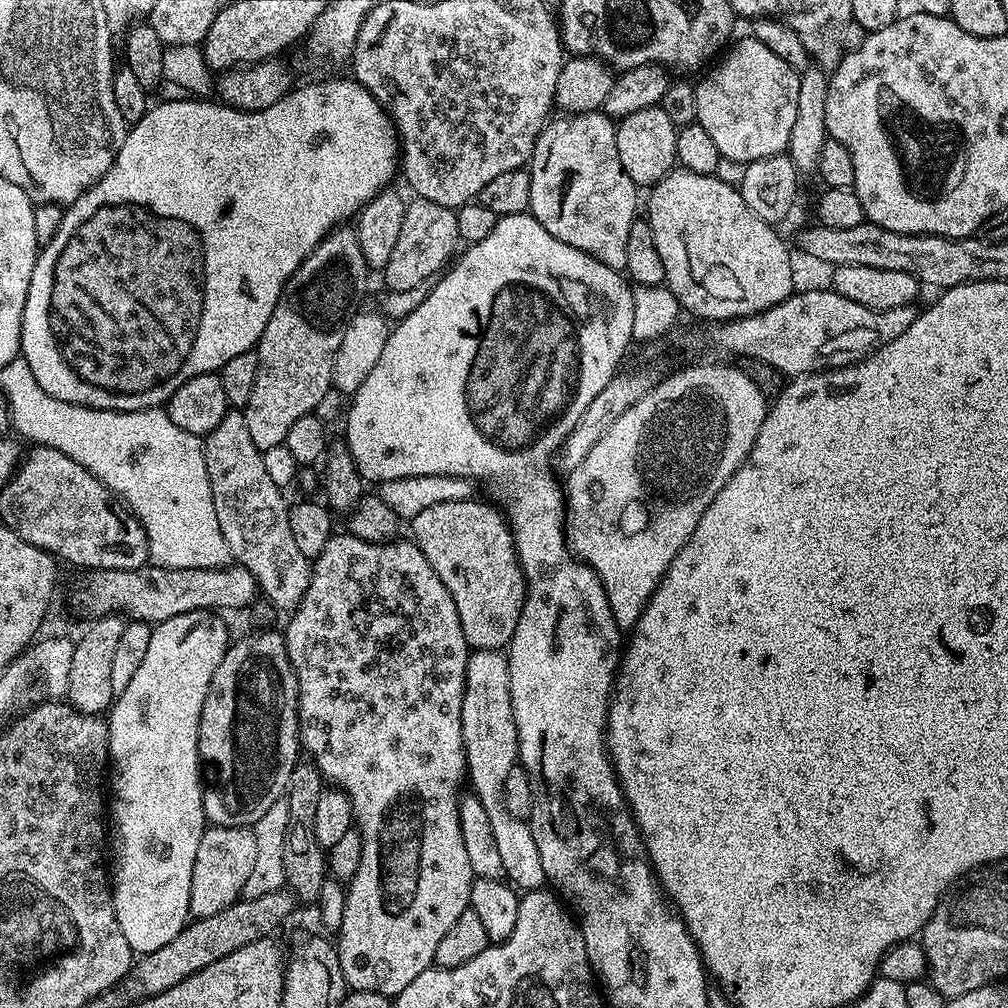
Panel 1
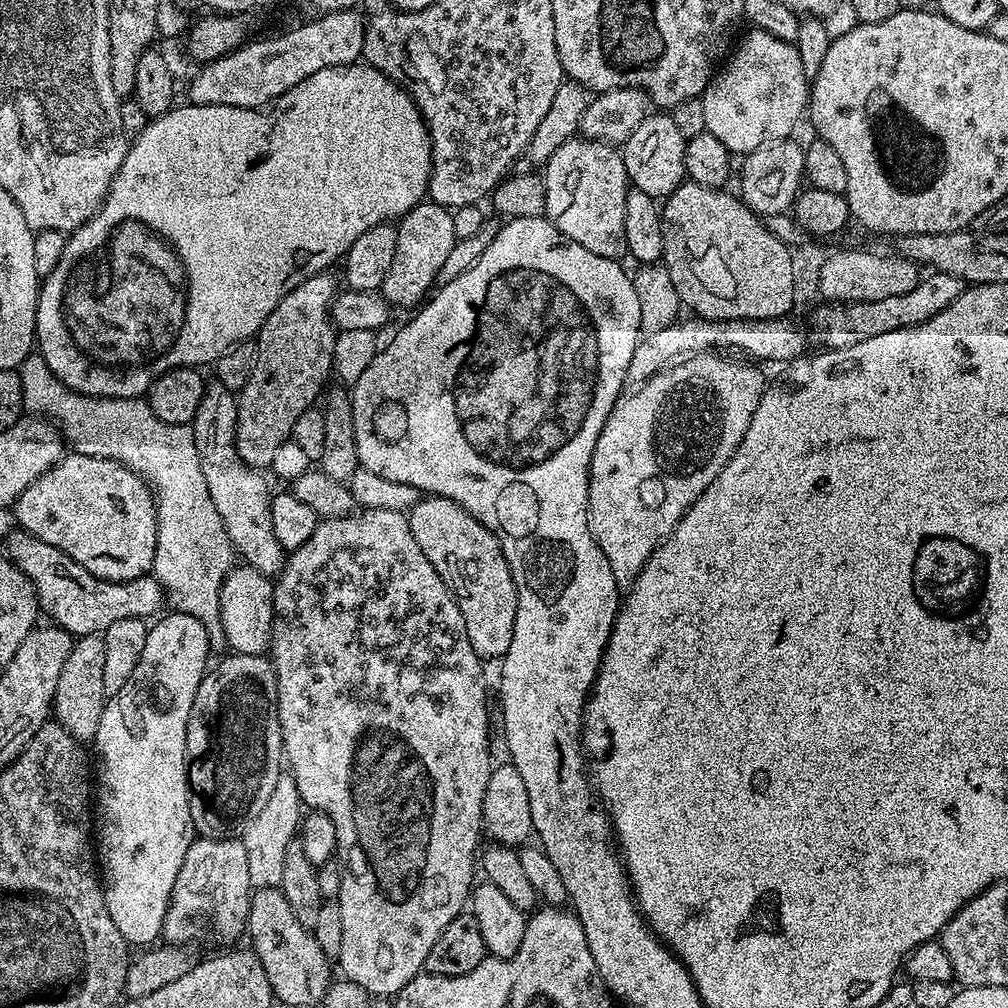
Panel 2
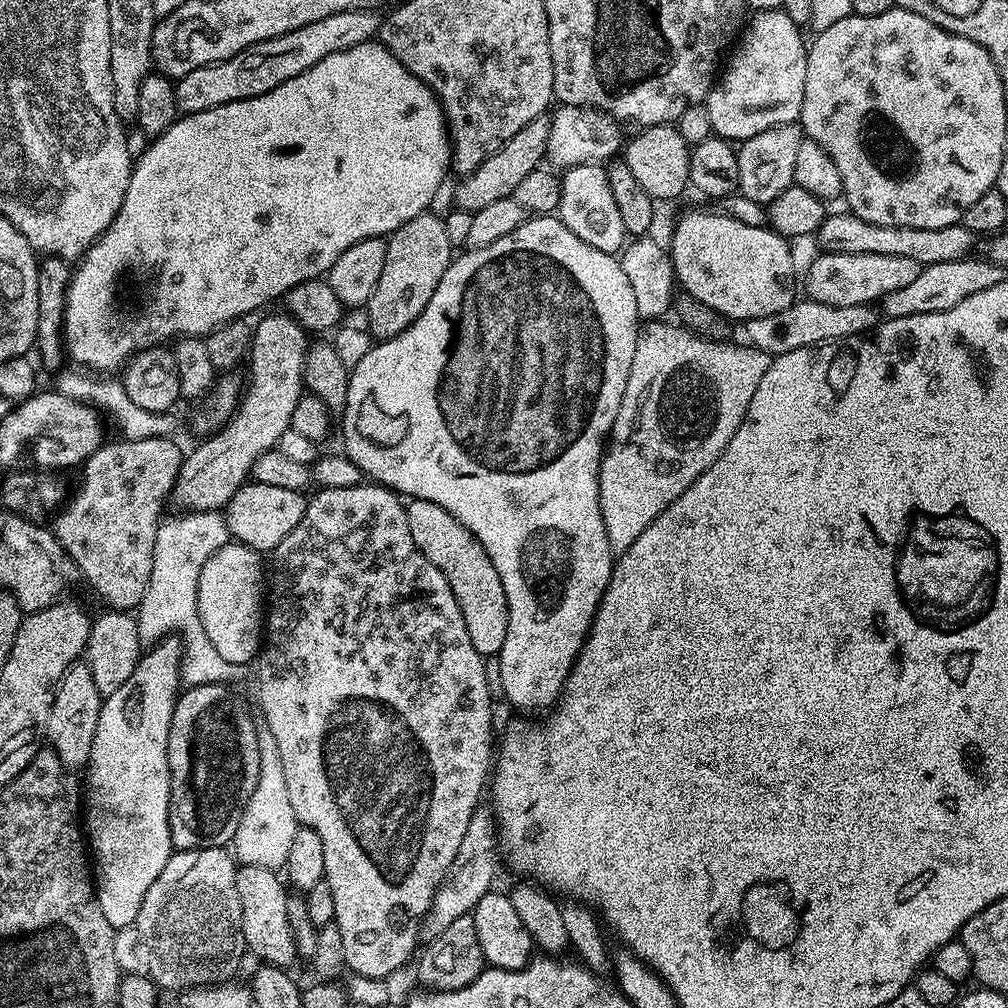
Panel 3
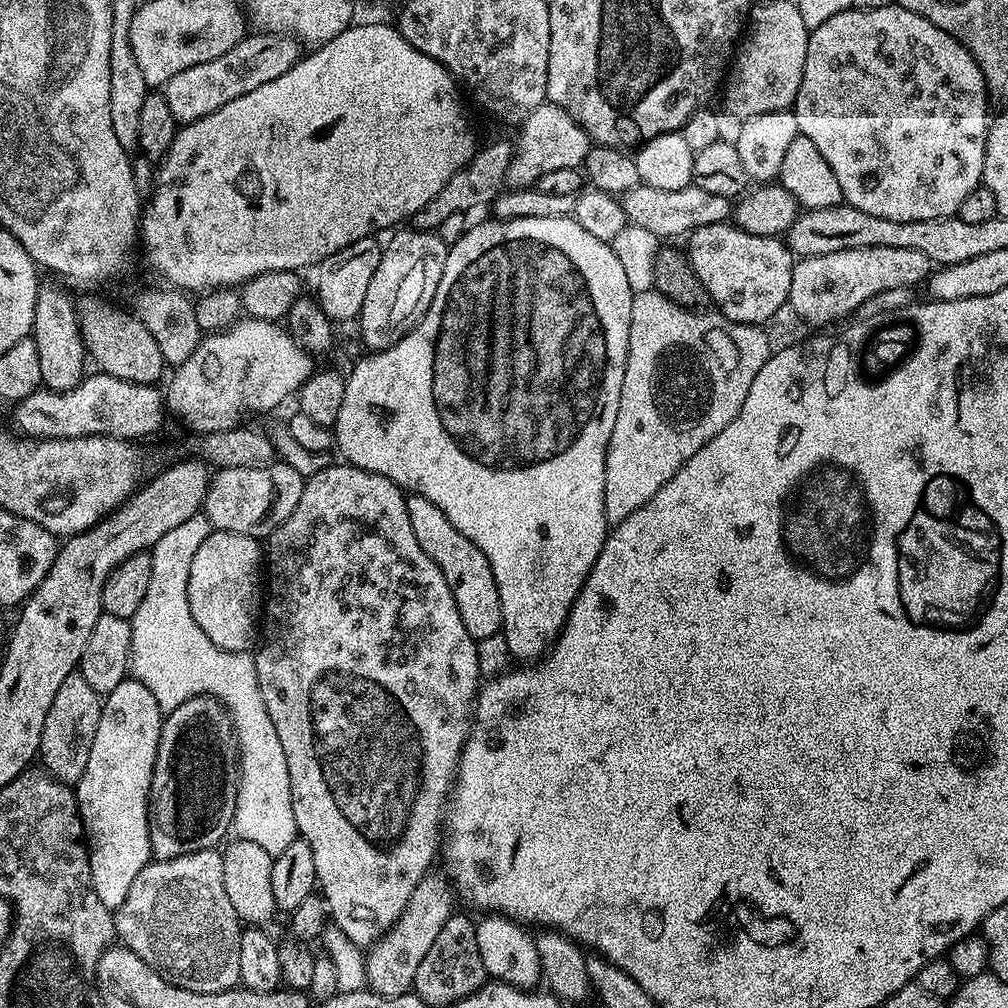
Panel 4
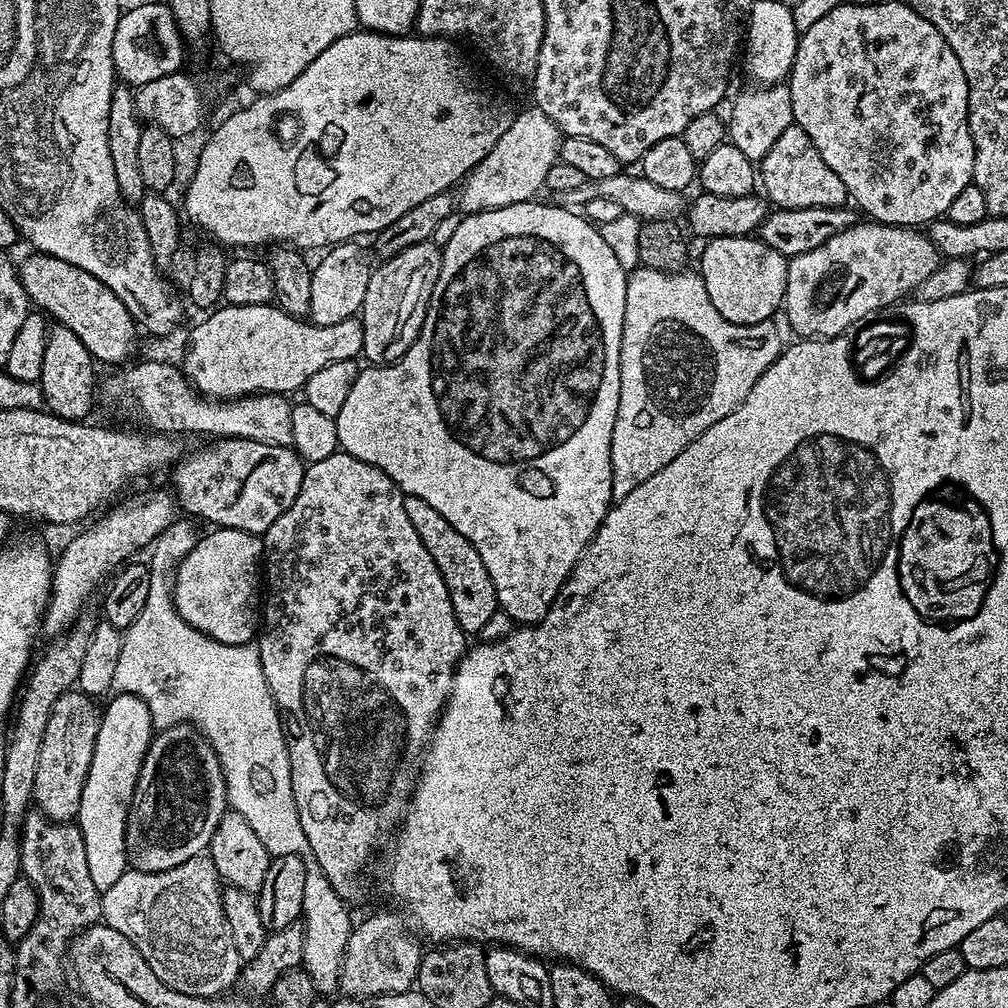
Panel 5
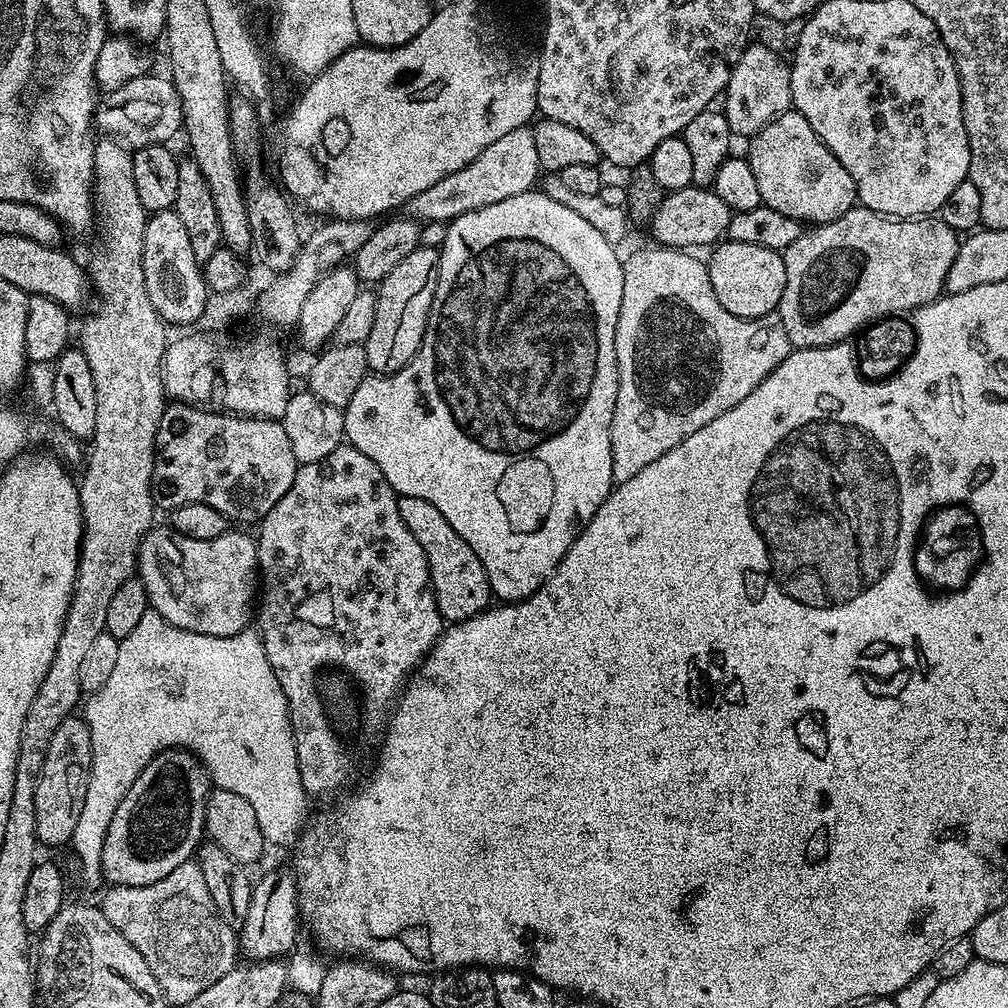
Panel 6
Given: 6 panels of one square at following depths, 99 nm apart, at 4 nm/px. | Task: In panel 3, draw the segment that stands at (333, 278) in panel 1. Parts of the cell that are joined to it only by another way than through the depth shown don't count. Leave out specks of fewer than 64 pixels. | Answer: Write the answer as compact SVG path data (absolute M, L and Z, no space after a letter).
M280 310L273 316L263 316L259 317L261 320L255 322L252 329L250 359L247 361L248 380L246 376L246 387L243 389L235 412L219 432L213 432L211 436L201 439L200 445L192 453L184 456L171 494L171 499L176 500L177 509L190 512L220 512L228 505L230 498L234 498L236 491L251 477L256 459L262 454L273 451L279 445L282 434L292 426L294 406L298 406L300 397L306 392L304 363L310 336L296 317L289 315L287 311Z

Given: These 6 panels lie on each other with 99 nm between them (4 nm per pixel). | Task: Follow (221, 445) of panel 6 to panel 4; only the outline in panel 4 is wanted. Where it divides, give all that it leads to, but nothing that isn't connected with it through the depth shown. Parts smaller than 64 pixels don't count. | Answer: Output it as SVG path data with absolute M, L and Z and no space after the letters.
M283 462L255 468L221 468L209 479L202 512L215 531L267 538L279 524L290 518L290 514L294 514L294 506L298 506L298 498L302 498L304 482L305 477L300 476L298 470Z

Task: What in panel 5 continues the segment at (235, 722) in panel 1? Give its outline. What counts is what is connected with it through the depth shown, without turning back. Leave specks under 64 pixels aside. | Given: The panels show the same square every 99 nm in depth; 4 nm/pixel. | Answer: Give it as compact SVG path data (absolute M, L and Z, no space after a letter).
M176 724L173 728L157 731L138 774L128 811L126 848L129 865L137 872L169 872L174 866L182 866L182 862L201 855L207 849L210 838L214 838L214 830L218 830L218 822L222 822L227 811L226 782L211 742L191 724Z

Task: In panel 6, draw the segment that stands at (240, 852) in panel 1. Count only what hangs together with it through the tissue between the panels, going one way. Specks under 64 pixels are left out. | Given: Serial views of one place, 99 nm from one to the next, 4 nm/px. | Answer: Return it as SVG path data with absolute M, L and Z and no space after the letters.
M194 862L178 866L166 878L154 882L150 886L115 886L107 889L104 901L99 901L99 908L104 911L110 926L118 930L146 958L146 966L154 974L160 992L169 1005L181 1006L197 998L208 986L214 985L223 975L238 964L238 936L233 925L220 917L220 912L214 906L214 898L210 898L210 890L206 890L206 880Z

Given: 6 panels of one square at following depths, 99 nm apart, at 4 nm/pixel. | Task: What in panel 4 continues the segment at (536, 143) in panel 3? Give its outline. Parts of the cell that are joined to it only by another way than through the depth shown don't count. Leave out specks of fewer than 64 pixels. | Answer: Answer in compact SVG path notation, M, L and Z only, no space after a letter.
M500 140L497 144L486 145L485 148L483 145L465 168L458 170L454 178L450 178L450 182L446 182L446 186L442 186L442 190L438 190L438 194L434 194L434 198L430 198L426 206L422 206L422 210L418 210L410 217L411 227L418 229L419 232L436 232L444 219L450 218L450 214L459 212L468 214L471 213L471 208L480 208L483 204L484 207L491 205L505 183L513 151L513 145L509 141L507 144L506 141Z

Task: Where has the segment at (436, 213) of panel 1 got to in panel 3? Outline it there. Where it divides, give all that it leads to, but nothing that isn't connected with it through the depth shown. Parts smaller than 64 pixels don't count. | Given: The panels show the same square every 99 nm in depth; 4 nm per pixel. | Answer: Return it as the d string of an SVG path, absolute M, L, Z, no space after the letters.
M429 210L410 218L410 222L398 226L398 230L387 237L386 262L378 277L378 286L374 286L374 294L370 294L366 305L366 328L377 341L398 335L418 319L430 298L434 298L442 274L446 274L453 262L454 246L446 235L443 219L434 212Z

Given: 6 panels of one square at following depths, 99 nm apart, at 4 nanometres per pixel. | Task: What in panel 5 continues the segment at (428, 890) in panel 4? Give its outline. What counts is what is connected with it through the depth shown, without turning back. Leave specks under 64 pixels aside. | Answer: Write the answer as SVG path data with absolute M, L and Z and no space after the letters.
M376 912L353 927L338 985L345 997L393 996L409 991L415 985L422 955L421 941L408 933L405 917L401 916L396 912Z

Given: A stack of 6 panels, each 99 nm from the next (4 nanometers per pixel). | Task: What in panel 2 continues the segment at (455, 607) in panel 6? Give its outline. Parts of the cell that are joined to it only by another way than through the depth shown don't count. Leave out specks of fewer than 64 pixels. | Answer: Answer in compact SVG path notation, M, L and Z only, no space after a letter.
M425 495L415 506L408 509L406 515L410 522L410 534L414 534L414 542L418 542L418 546L422 546L422 554L426 554L430 566L434 566L437 574L444 579L445 586L452 591L452 596L456 599L458 610L462 610L462 622L466 622L466 638L470 638L470 646L474 646L474 654L478 654L481 661L484 662L489 662L488 660L499 661L506 654L506 650L510 650L510 642L514 638L514 618L518 614L518 594L514 586L514 578L510 574L510 566L502 554L502 546L498 542L498 538L493 532L486 530L486 526L482 526L482 522L478 522L478 518L474 518L465 508L458 506L458 502L445 496Z

